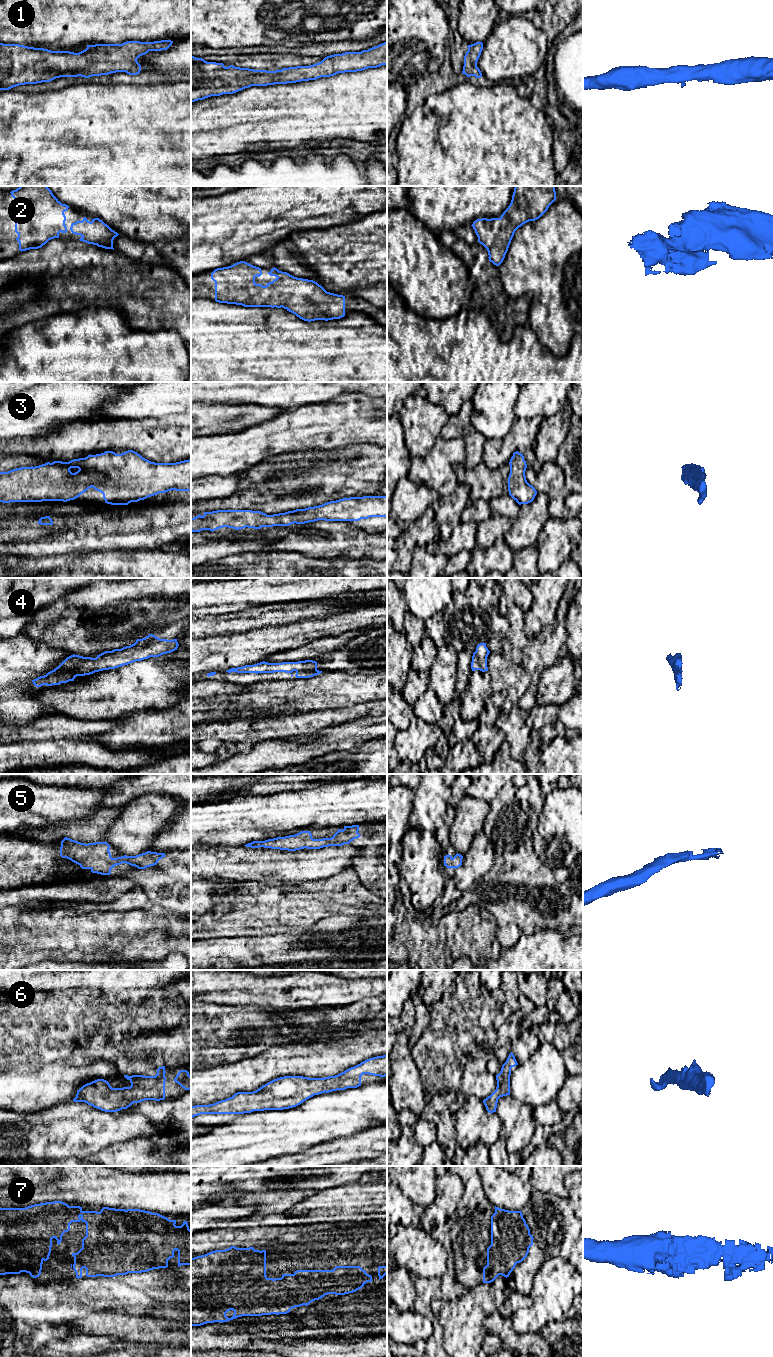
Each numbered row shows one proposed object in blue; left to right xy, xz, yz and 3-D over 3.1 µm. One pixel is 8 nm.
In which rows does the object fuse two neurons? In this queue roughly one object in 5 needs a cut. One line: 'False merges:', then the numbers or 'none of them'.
False merges: none of them

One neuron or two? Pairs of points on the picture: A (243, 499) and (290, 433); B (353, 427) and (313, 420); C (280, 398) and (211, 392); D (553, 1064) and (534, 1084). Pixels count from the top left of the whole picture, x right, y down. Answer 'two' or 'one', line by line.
A: two
B: one
C: one
D: one

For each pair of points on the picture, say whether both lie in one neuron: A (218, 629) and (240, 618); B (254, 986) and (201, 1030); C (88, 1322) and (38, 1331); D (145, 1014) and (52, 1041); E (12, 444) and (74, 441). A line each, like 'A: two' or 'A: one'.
A: one
B: two
C: two
D: one
E: one

